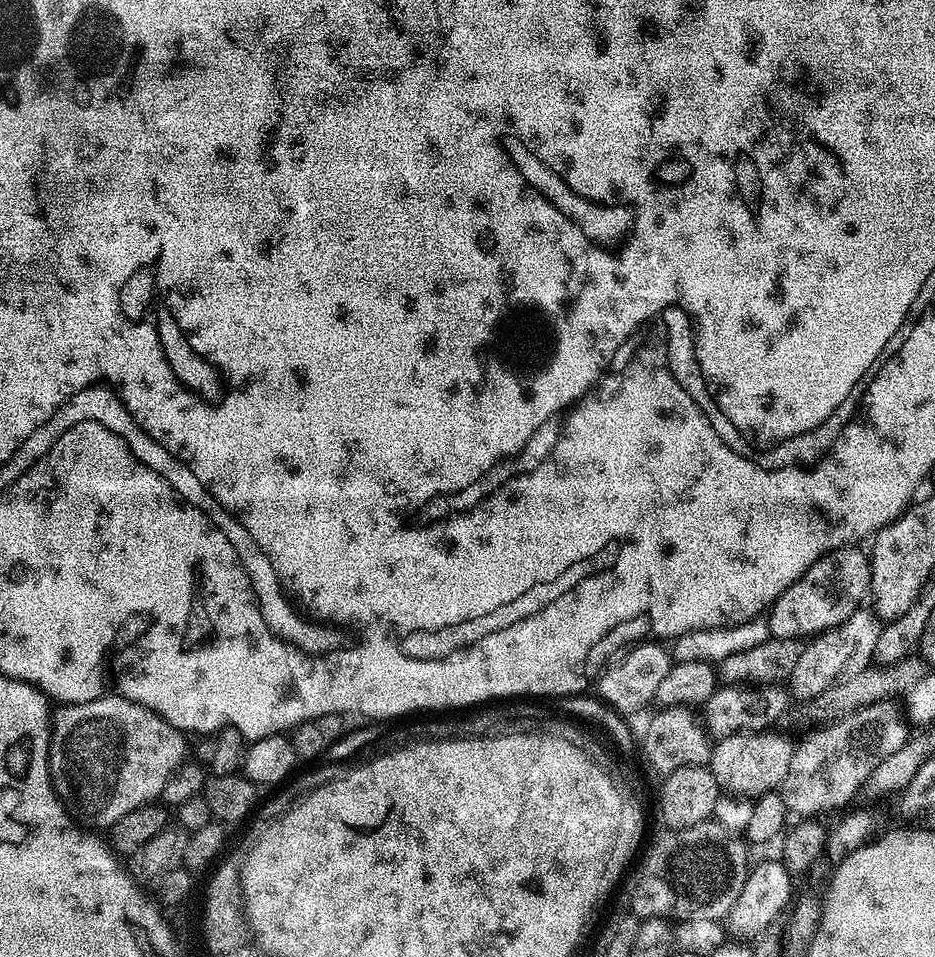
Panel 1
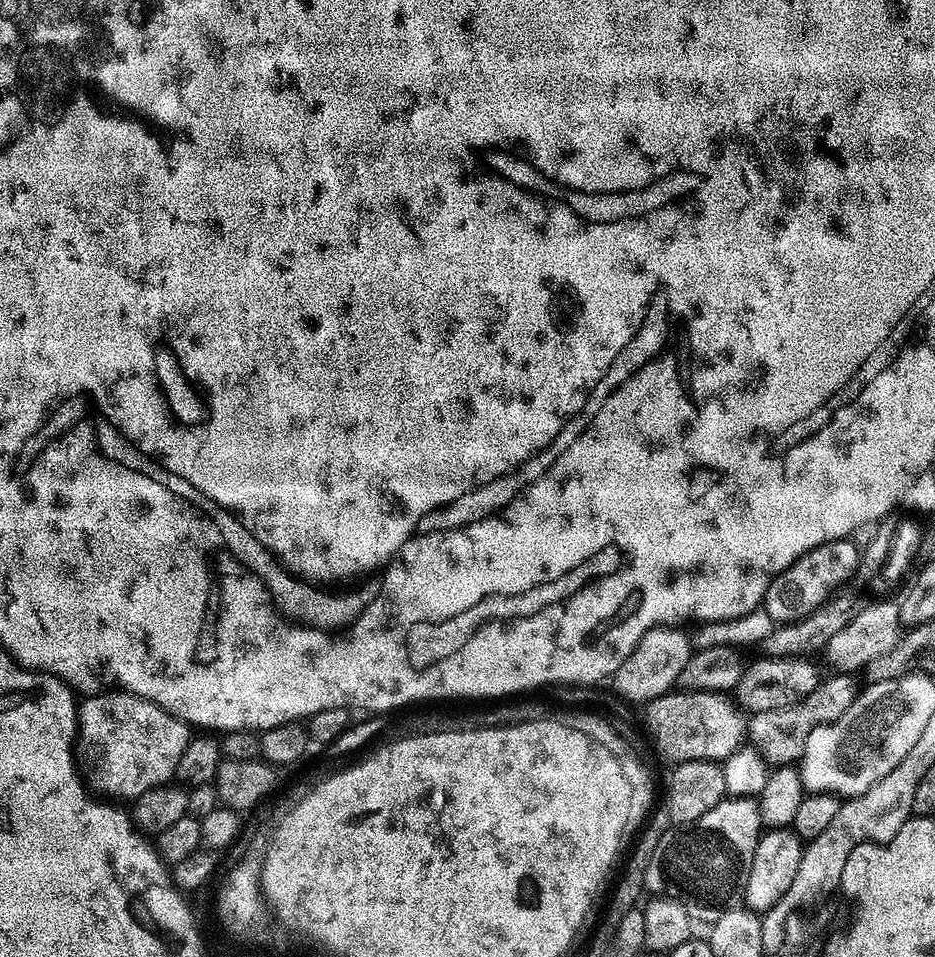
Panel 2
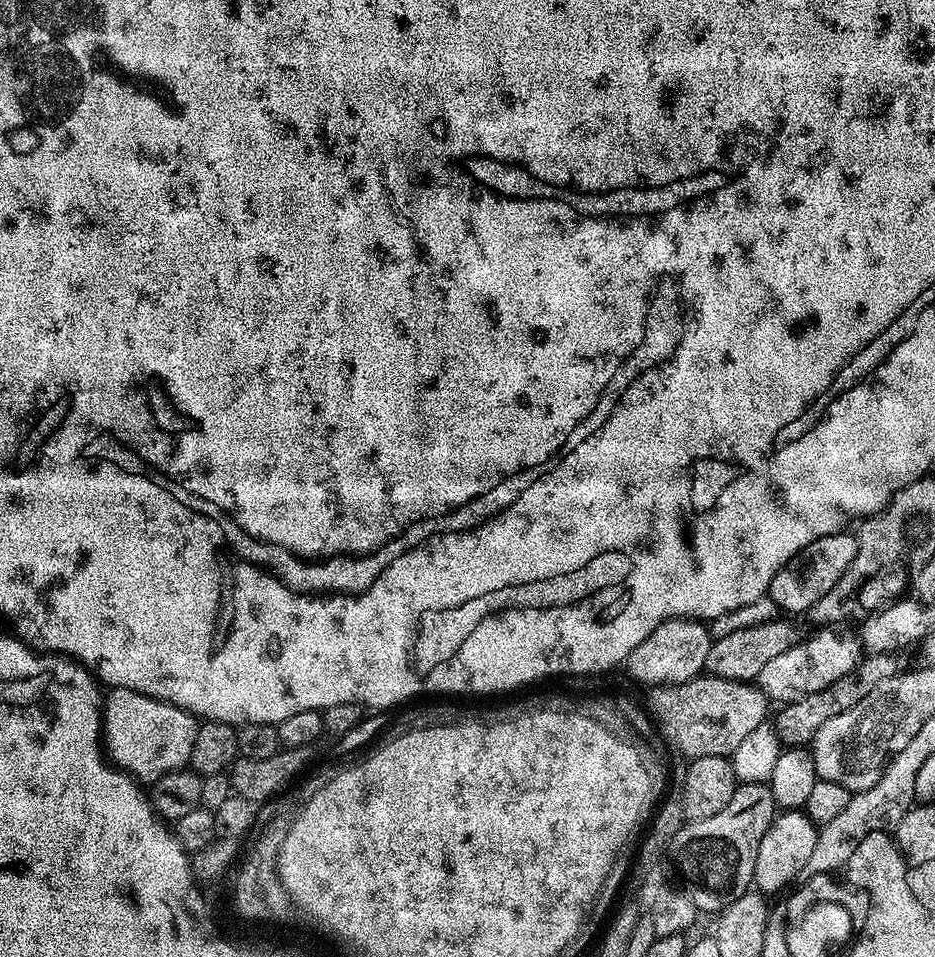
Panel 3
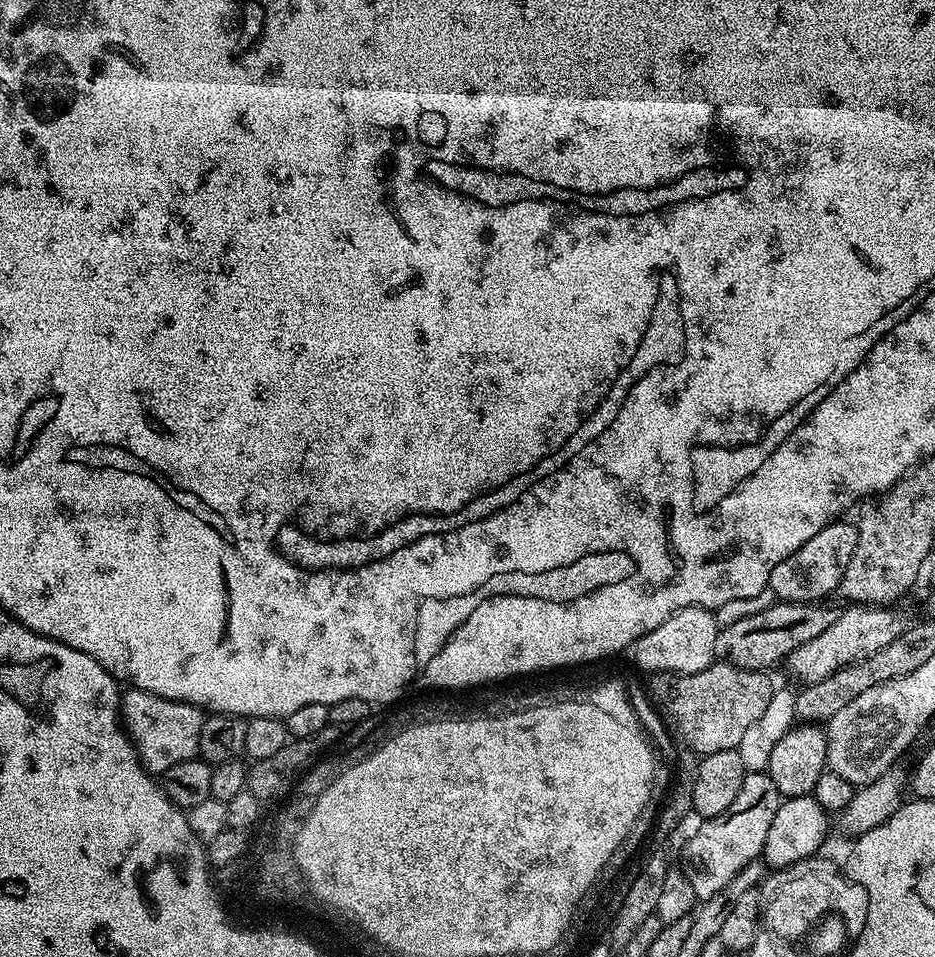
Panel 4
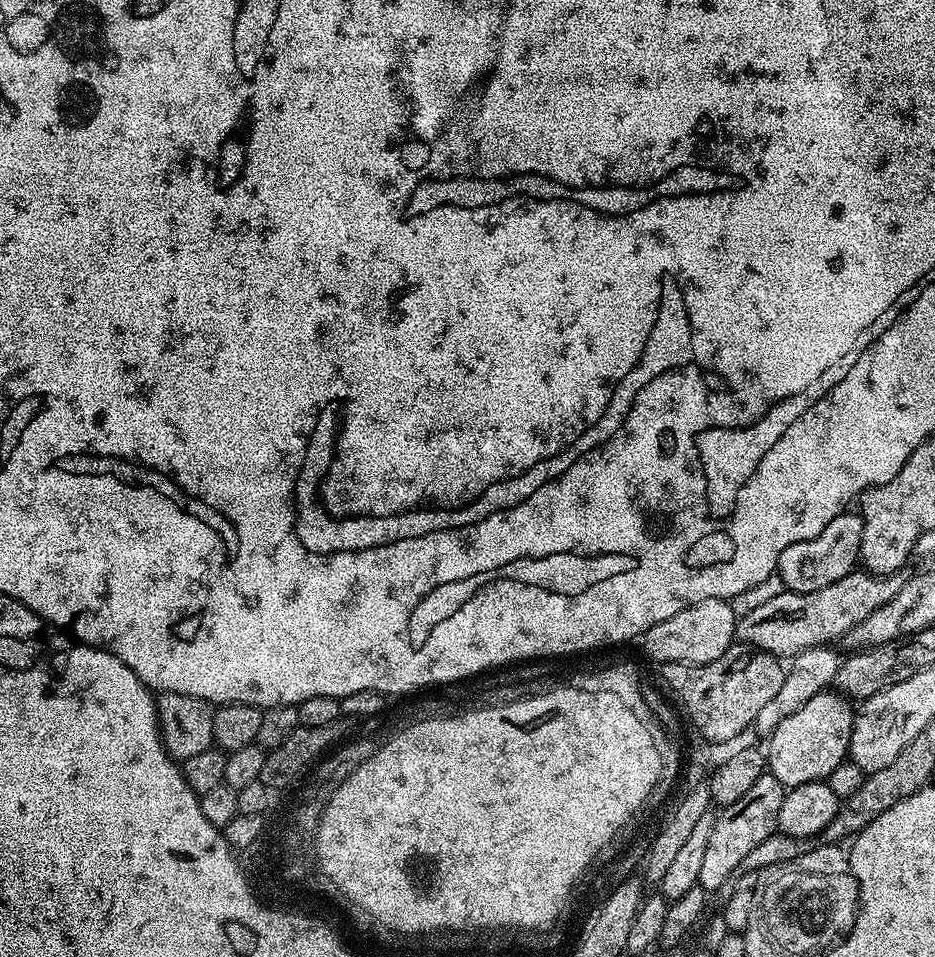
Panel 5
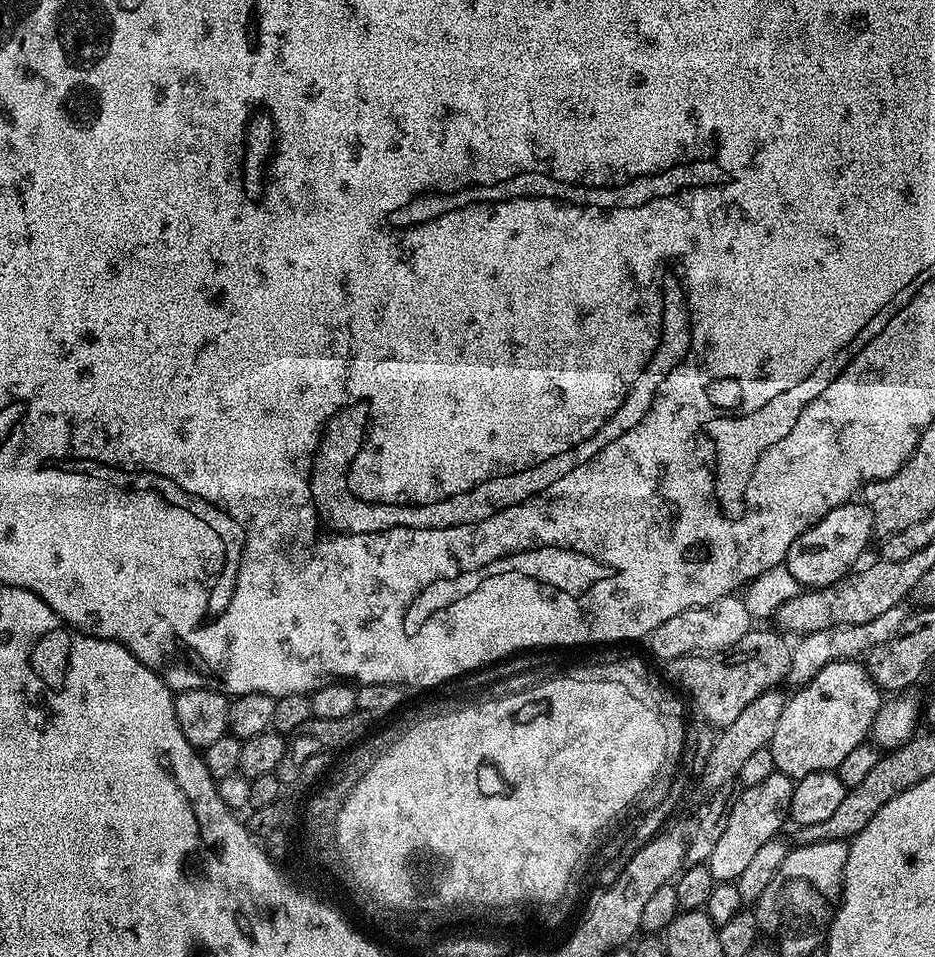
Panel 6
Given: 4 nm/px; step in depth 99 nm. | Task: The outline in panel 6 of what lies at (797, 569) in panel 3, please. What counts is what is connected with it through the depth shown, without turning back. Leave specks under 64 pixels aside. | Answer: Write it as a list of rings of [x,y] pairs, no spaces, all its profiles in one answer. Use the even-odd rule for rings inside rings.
[[[849,502],[830,510],[826,518],[810,526],[806,534],[797,538],[790,546],[786,563],[790,574],[794,574],[805,589],[826,588],[847,576],[861,563],[860,555],[867,550],[871,540],[874,540],[872,512],[863,502]]]

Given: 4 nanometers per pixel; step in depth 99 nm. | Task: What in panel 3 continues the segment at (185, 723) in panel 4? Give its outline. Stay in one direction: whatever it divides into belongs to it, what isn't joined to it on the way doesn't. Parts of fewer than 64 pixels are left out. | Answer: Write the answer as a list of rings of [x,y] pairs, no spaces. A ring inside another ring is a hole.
[[[114,688],[102,700],[102,744],[107,759],[140,782],[151,782],[168,772],[187,769],[197,727],[197,717],[186,709],[134,690]]]

